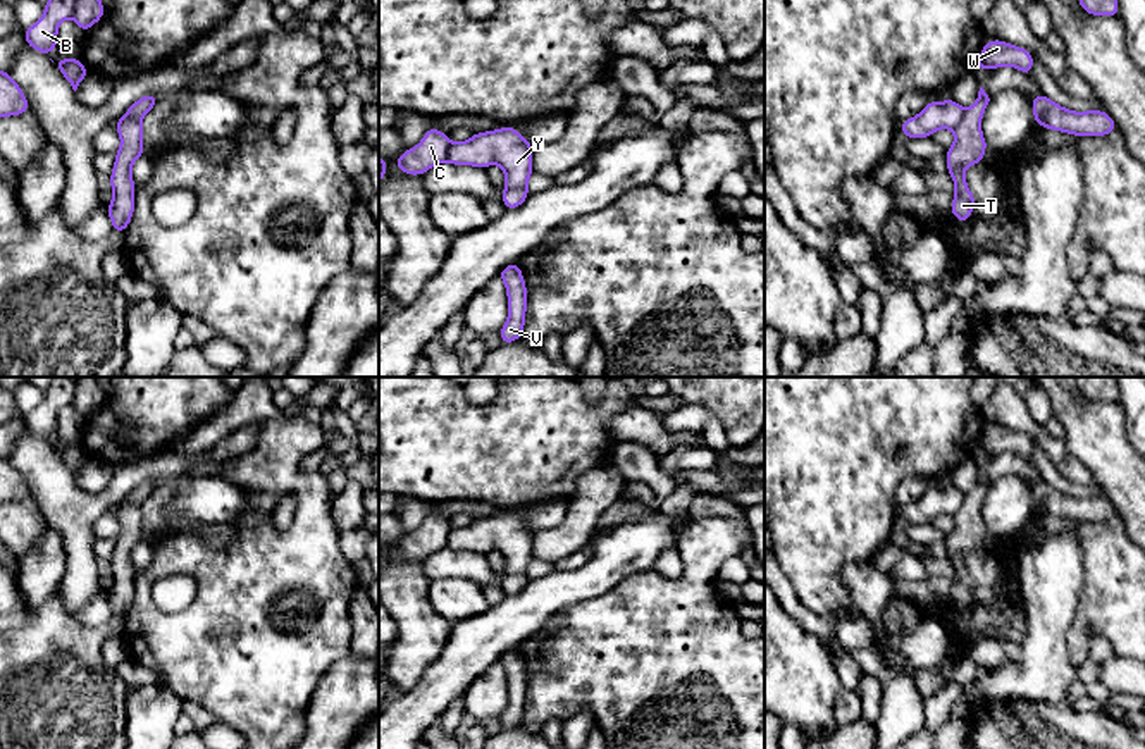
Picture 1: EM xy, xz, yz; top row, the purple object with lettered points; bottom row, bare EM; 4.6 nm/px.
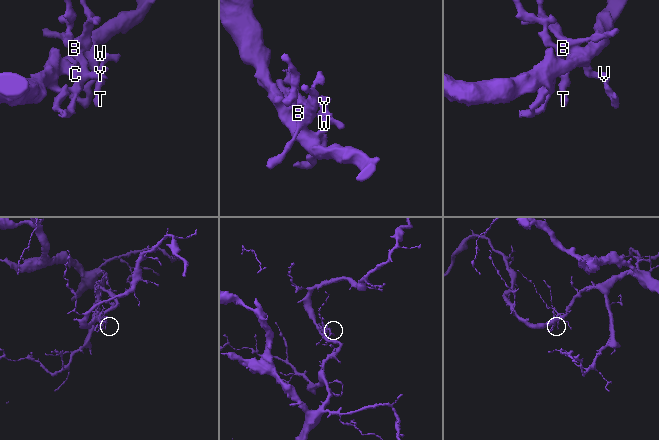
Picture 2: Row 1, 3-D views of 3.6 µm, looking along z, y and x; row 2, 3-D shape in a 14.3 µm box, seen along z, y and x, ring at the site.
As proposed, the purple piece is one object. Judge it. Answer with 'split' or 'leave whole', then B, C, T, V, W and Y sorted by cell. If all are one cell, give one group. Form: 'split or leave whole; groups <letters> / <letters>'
split; groups B Y / C T V W

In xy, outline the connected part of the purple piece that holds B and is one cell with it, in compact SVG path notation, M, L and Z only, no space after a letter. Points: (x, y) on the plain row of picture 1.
M52 377L45 387L41 403L22 417L24 427L36 437L48 443L50 436L59 436L57 420L62 406L72 403L76 394L76 381L71 377Z

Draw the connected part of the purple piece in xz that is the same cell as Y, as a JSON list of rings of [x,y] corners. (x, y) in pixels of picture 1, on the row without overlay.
[[[511,511],[494,517],[473,518],[470,525],[453,529],[448,534],[446,548],[487,554],[498,549],[506,570],[527,573],[532,561],[534,532]]]

